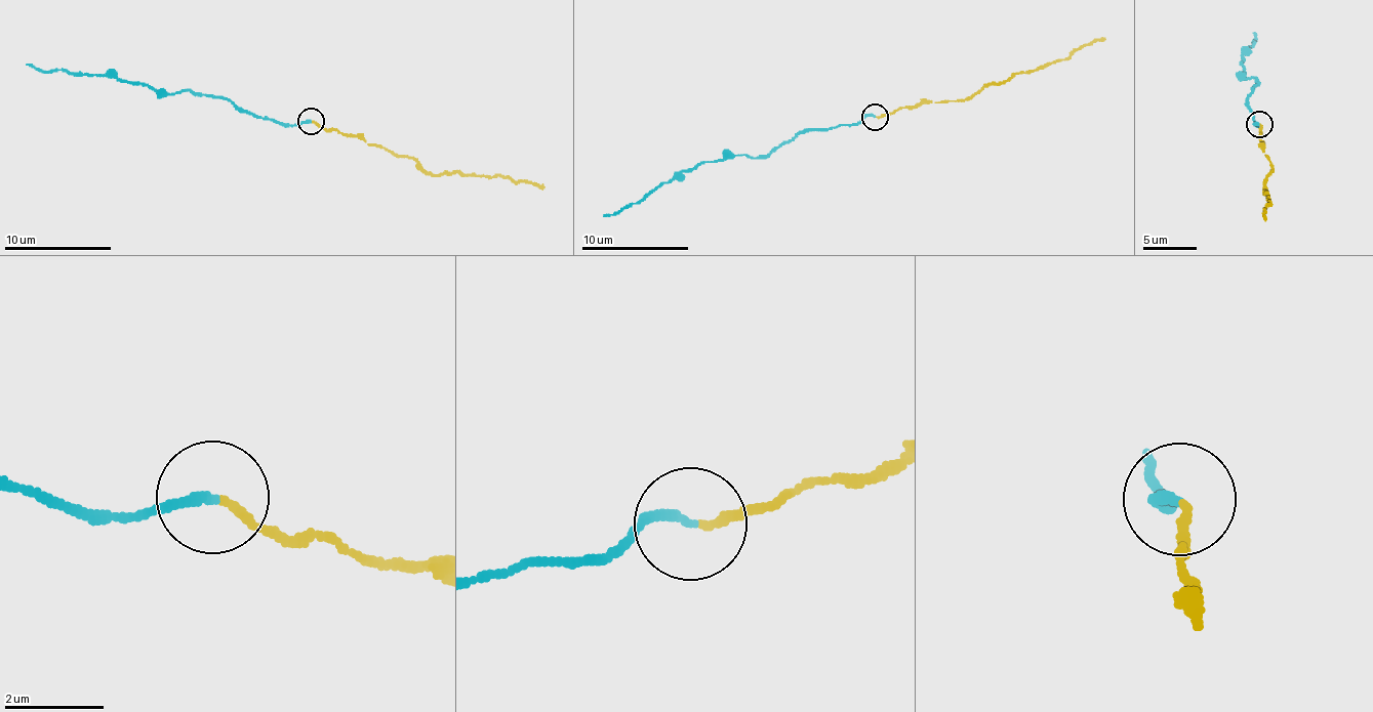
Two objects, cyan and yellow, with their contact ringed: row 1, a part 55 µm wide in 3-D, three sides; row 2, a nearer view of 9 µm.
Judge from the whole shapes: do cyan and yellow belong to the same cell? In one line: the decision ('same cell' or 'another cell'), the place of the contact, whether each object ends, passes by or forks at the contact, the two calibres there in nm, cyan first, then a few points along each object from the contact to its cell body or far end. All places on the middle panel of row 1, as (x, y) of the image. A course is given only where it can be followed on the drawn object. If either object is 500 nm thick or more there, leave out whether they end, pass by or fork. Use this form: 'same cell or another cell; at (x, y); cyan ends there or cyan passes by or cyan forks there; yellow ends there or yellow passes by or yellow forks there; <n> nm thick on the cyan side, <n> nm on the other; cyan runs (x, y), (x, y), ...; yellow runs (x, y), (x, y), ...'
same cell; at (875, 117); cyan ends there; yellow ends there; 180 nm thick on the cyan side, 150 nm on the other; cyan runs (876, 117), (807, 129), (754, 159), (727, 155), (698, 163), (643, 199), (604, 215); yellow runs (876, 117), (928, 101), (959, 101), (1003, 81), (1066, 59), (1079, 49), (1105, 38)

